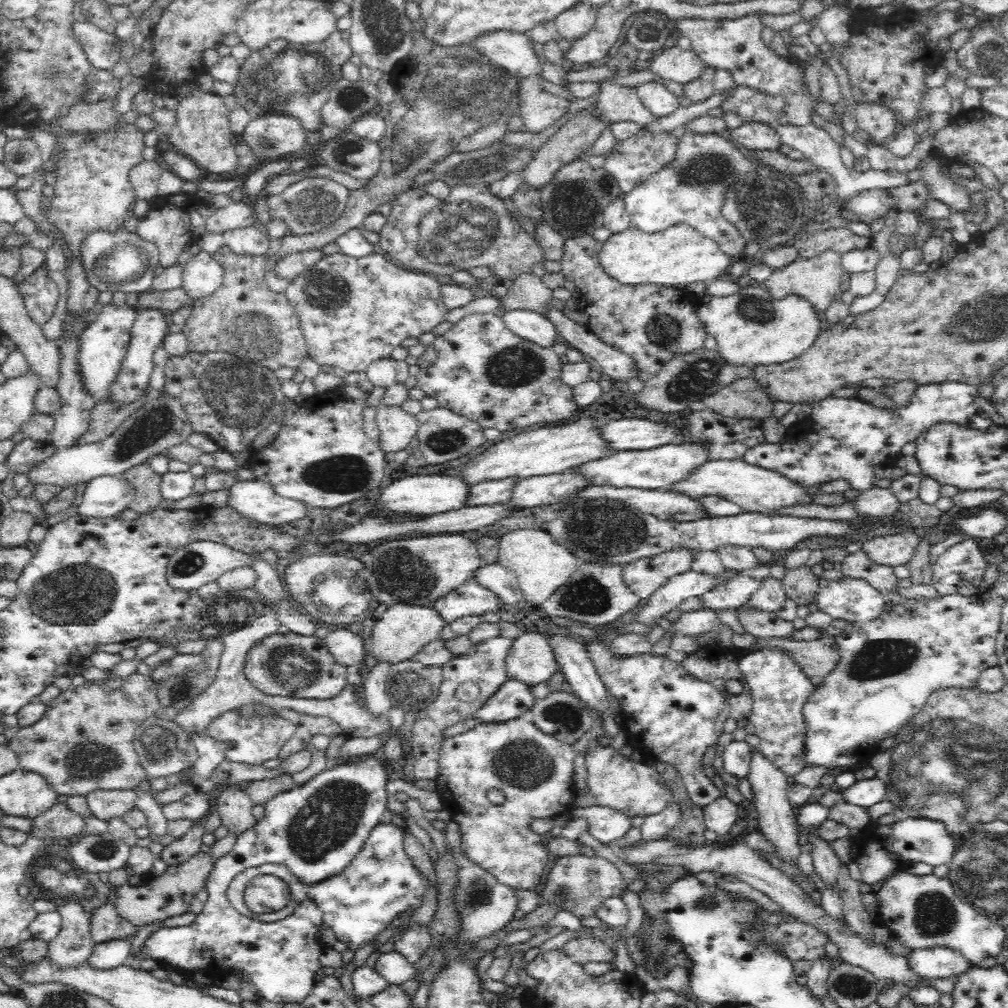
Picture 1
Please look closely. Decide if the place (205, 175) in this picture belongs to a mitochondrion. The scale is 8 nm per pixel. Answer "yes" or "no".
no

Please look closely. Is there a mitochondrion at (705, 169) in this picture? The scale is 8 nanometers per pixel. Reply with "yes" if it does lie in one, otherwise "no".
yes

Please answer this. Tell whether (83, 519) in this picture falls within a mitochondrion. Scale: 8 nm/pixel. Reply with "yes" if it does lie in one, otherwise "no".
no

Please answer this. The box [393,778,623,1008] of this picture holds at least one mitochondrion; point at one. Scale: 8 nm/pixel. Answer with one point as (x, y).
(479, 894)

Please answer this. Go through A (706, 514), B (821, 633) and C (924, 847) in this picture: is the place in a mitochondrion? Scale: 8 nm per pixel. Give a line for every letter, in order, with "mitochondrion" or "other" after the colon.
A: other
B: other
C: other

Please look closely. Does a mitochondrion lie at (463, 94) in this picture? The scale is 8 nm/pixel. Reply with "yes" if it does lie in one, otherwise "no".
yes

